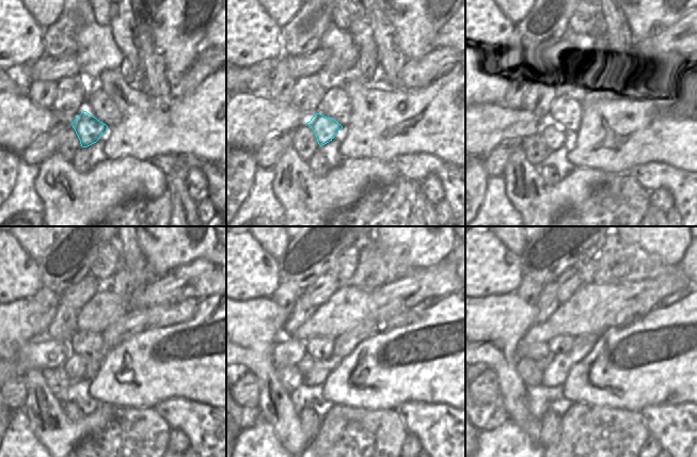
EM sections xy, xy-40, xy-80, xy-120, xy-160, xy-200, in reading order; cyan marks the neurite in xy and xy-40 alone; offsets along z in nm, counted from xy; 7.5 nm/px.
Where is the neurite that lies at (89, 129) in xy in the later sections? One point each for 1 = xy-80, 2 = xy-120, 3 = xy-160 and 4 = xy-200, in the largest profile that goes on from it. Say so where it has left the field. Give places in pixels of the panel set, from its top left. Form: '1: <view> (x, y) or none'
1: xy-80 (554, 135)
2: xy-120 (75, 367)
3: xy-160 (305, 365)
4: xy-200 (542, 363)

